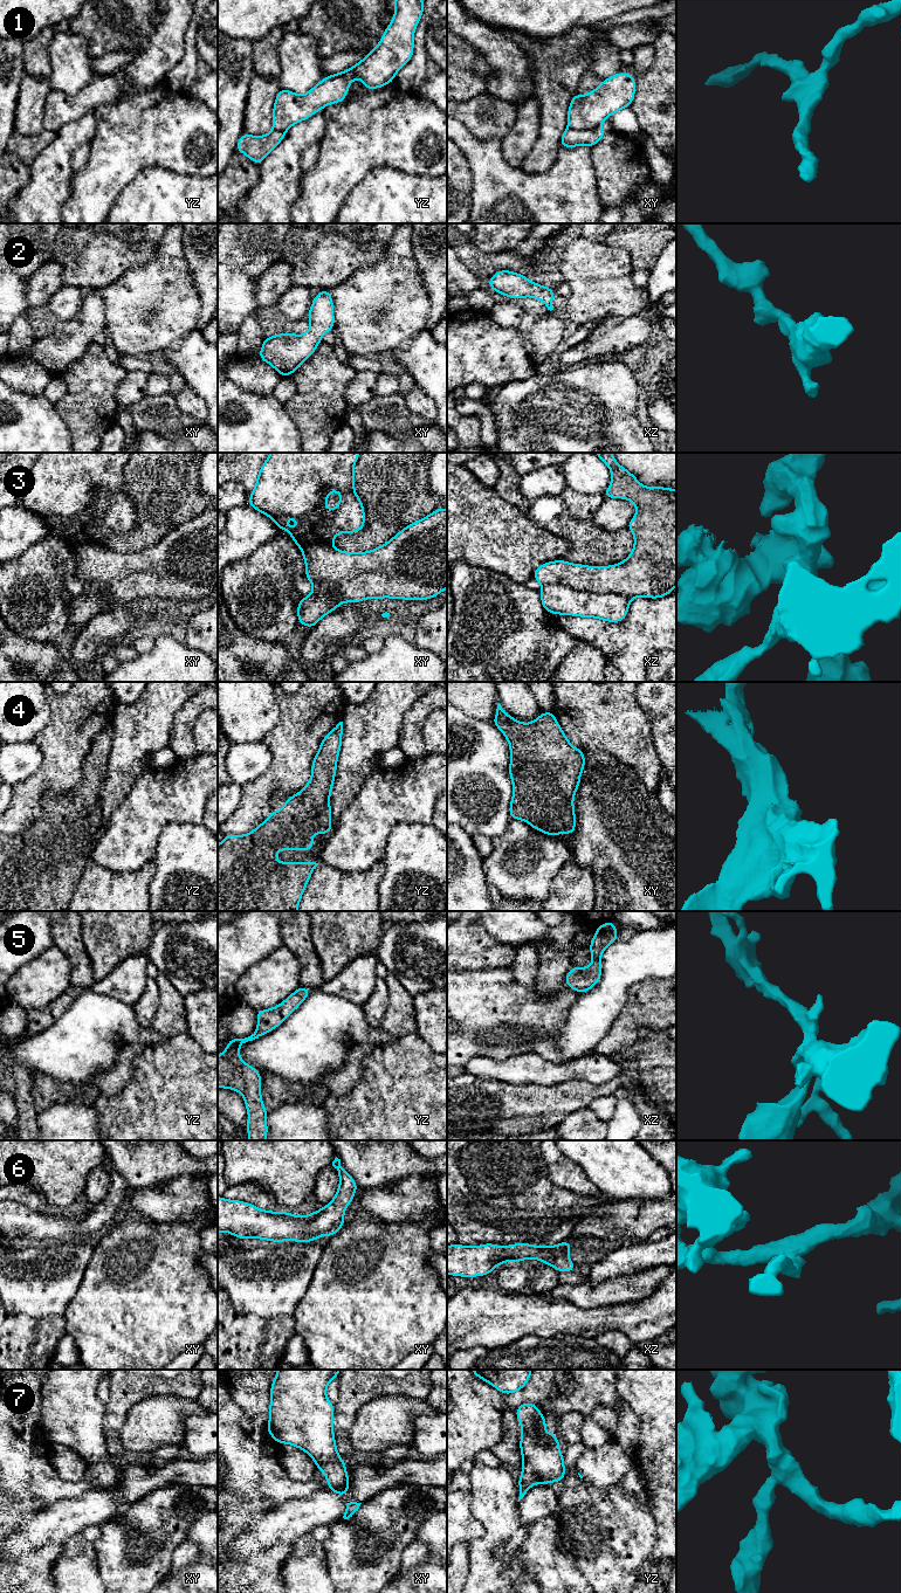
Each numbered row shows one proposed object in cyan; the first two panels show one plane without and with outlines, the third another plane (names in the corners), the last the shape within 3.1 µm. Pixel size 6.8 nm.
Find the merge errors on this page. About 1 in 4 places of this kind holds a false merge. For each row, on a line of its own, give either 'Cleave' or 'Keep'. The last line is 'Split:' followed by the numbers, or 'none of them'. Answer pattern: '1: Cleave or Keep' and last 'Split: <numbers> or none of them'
1: Cleave
2: Keep
3: Keep
4: Keep
5: Keep
6: Keep
7: Keep
Split: 1

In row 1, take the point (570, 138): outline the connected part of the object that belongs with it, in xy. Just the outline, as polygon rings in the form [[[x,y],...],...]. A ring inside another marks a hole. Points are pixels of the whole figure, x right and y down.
[[[599,126],[587,130],[575,130],[565,129],[560,138],[562,147],[576,147],[576,146],[589,146],[592,147],[599,143],[606,132],[604,132]]]

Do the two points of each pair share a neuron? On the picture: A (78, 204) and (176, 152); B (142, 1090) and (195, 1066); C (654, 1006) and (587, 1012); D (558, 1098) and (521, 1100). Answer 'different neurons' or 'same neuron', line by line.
A: same neuron
B: same neuron
C: different neurons
D: same neuron

